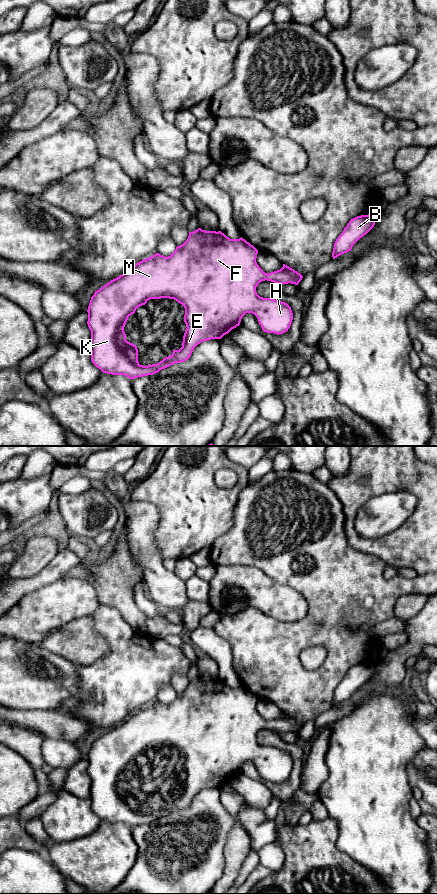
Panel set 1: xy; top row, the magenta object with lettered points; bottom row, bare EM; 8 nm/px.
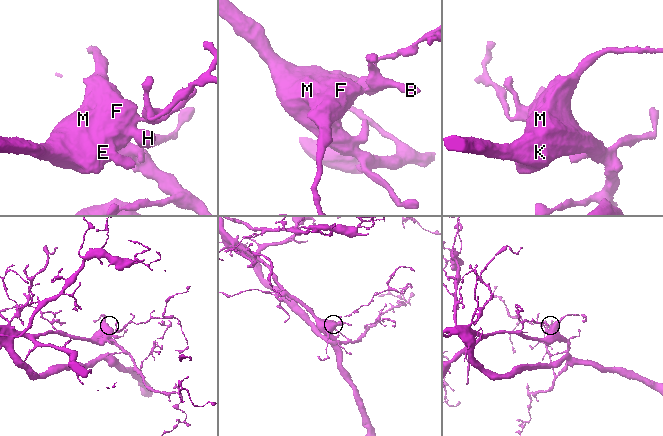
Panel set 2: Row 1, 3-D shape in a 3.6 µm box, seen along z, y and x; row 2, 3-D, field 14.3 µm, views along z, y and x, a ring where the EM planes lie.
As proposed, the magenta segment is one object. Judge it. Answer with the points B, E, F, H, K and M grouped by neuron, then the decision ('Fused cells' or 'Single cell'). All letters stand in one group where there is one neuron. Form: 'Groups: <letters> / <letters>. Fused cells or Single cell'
Groups: B E F H K M. Single cell

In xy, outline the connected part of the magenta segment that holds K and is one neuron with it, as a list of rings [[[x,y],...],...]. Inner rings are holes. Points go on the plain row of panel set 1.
[[[198,676],[193,680],[189,680],[187,688],[182,693],[177,694],[170,704],[165,705],[156,701],[131,714],[122,723],[95,739],[91,745],[87,758],[87,772],[91,779],[90,799],[92,811],[103,821],[124,823],[129,827],[153,823],[175,811],[188,808],[194,796],[201,790],[221,787],[240,773],[241,767],[246,761],[252,761],[257,765],[264,780],[277,783],[285,781],[290,776],[293,768],[291,755],[282,749],[260,745],[256,740],[256,735],[265,728],[276,732],[291,731],[298,733],[303,724],[285,712],[280,718],[267,722],[257,712],[257,702],[258,698],[242,685],[230,687],[221,679],[205,679]],[[161,746],[174,747],[185,756],[184,770],[187,776],[183,784],[182,795],[179,798],[173,798],[171,804],[165,805],[157,812],[143,814],[138,810],[137,794],[126,788],[124,775],[128,765],[134,762],[138,755],[145,753],[150,747]]]

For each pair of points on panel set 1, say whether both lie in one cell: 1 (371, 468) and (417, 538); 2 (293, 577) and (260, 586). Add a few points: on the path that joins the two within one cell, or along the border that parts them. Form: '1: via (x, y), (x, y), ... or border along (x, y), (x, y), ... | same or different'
1: via (394, 468), (423, 496), (423, 515) | same
2: border along (257, 568), (279, 583), (288, 585), (298, 592) | different

